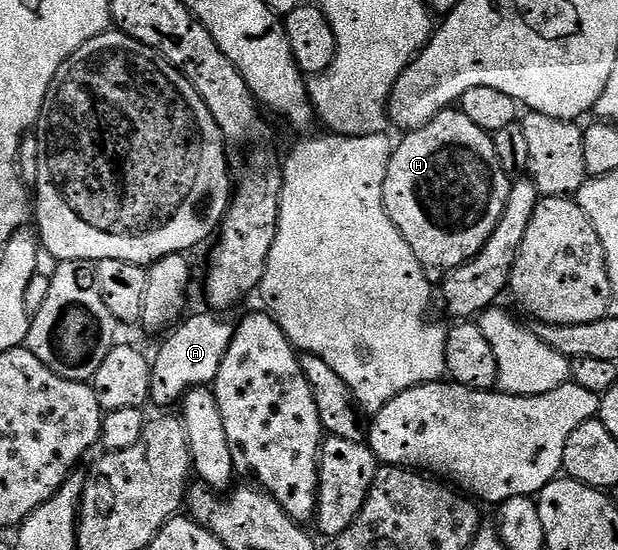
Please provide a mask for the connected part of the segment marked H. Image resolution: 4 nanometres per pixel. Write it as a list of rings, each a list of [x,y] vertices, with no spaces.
[[[457,107],[443,110],[428,122],[428,126],[406,132],[403,137],[397,141],[384,178],[384,216],[398,227],[397,235],[412,246],[412,254],[416,254],[425,269],[434,274],[449,274],[455,268],[469,264],[490,240],[506,209],[511,177],[507,176],[504,166],[500,166],[500,158],[496,158],[493,135],[480,130],[480,126]]]

